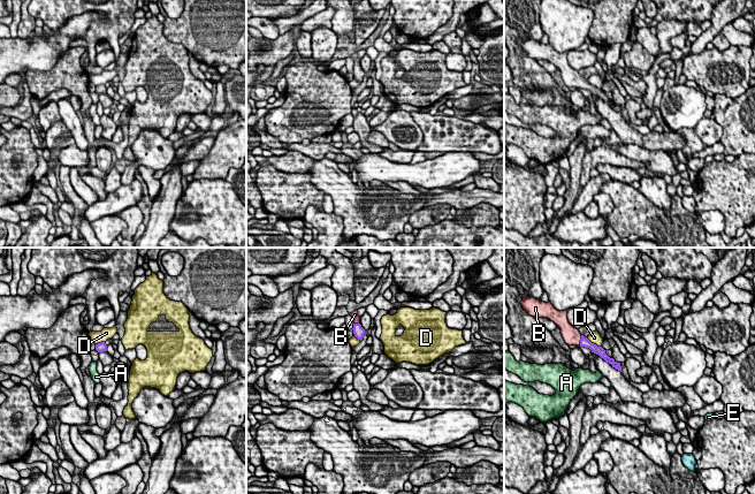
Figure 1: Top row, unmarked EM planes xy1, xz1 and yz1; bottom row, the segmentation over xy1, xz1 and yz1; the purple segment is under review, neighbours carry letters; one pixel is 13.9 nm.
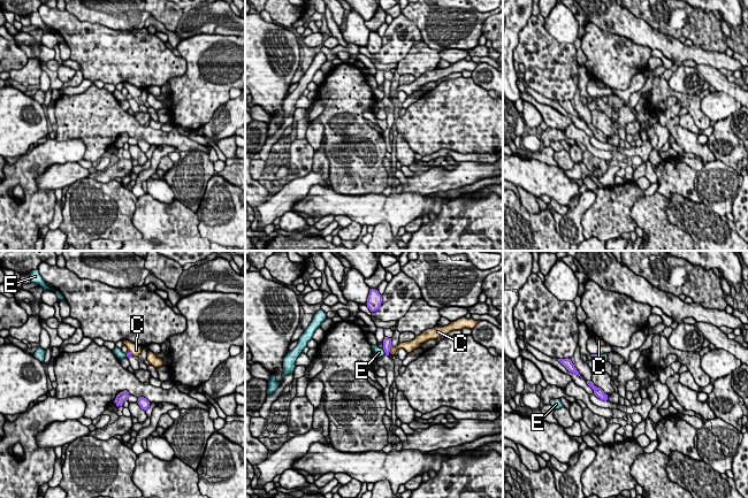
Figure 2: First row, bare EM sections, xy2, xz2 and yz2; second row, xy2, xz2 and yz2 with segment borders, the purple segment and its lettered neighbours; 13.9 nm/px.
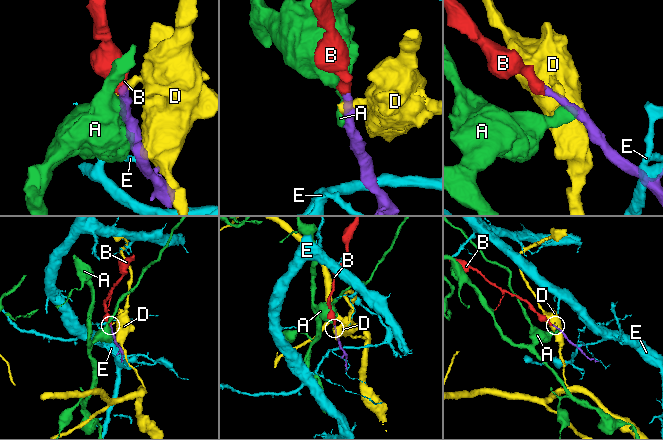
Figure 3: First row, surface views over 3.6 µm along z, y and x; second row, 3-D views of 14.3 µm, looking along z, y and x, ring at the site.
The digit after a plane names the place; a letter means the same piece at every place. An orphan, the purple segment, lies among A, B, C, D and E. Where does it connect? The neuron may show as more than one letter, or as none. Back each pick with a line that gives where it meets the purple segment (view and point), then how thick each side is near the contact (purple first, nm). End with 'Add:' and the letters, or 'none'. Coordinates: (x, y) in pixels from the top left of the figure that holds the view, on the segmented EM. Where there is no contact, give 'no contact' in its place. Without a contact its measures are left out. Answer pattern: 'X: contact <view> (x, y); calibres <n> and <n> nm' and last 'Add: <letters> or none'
B: contact yz1 (580, 341); calibres 130 and 240 nm
Add: B

